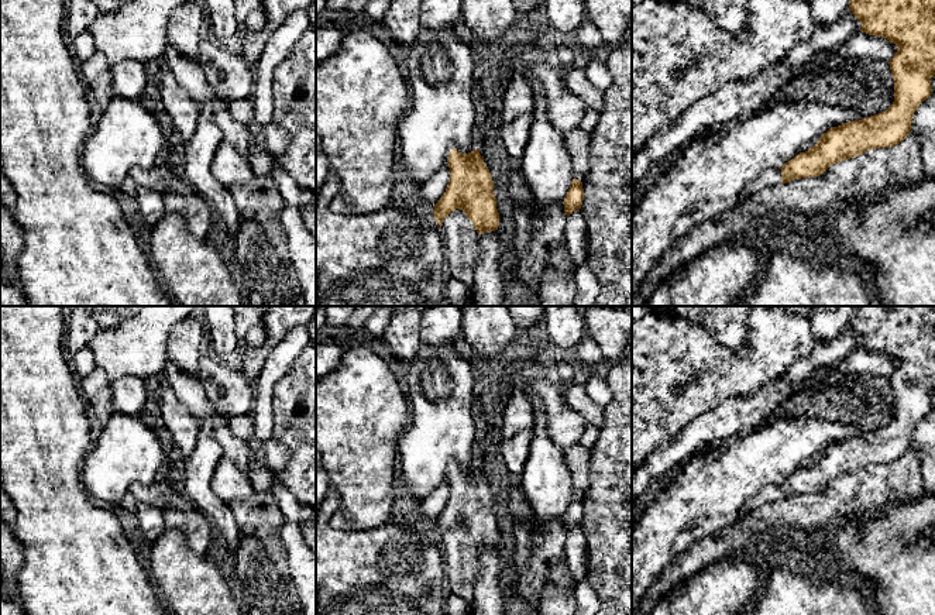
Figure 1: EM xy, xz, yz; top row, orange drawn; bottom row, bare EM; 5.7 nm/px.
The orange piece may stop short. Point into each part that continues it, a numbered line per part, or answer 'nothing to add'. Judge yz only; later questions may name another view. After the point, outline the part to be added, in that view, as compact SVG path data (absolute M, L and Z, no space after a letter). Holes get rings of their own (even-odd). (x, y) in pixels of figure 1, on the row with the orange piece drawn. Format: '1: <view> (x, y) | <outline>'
1: yz (772, 177) | M767 168L756 179L749 182L743 189L743 197L750 197L767 188L774 188L781 185L781 169L780 168Z

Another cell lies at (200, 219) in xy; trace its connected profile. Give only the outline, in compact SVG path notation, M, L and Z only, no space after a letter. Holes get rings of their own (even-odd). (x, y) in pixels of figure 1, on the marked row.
M197 193L186 195L185 205L179 212L186 219L190 233L199 238L206 238L216 227L212 207Z

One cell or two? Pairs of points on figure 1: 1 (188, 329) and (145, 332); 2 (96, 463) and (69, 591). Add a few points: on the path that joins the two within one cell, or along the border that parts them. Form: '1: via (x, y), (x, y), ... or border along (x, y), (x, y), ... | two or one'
1: border along (182, 320), (169, 330), (167, 360) | two
2: border along (83, 461), (82, 484), (86, 492), (102, 505) | two

